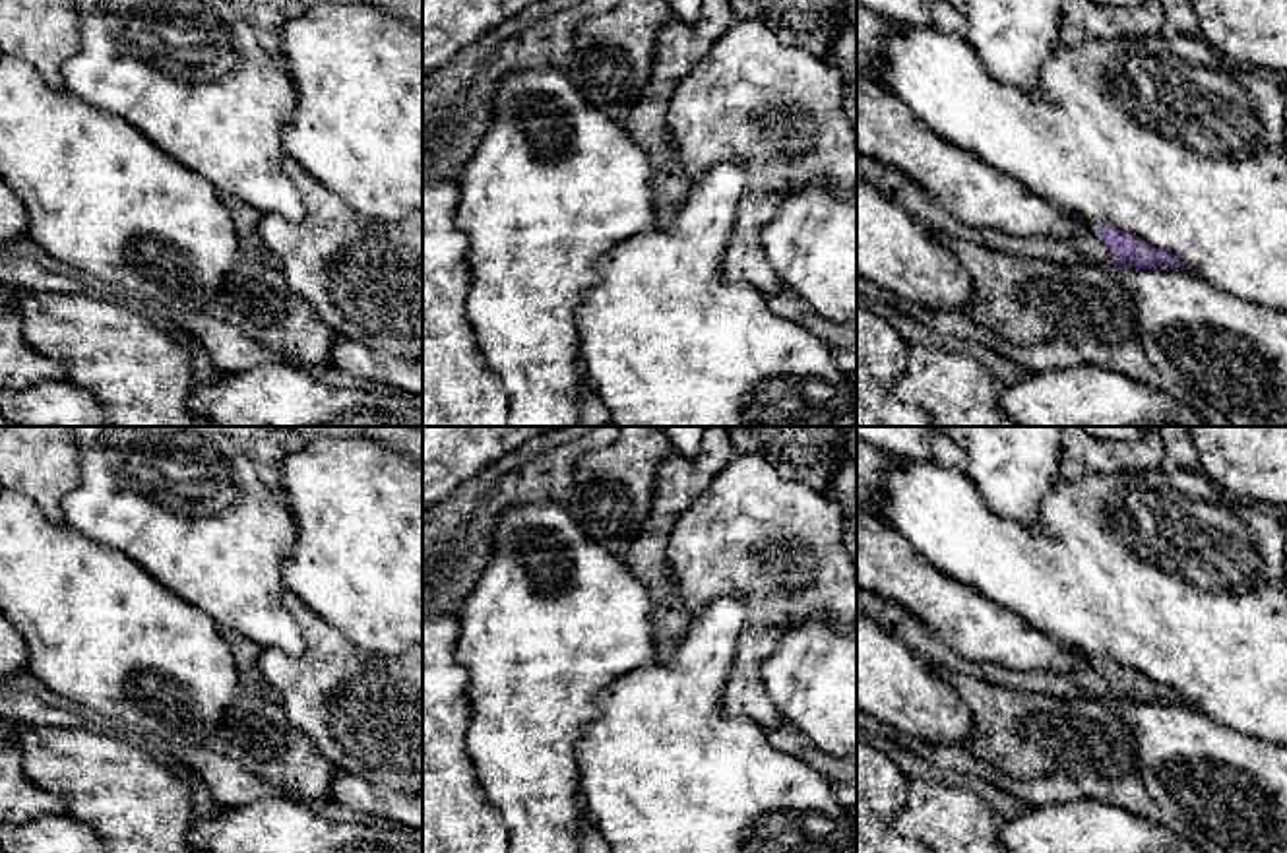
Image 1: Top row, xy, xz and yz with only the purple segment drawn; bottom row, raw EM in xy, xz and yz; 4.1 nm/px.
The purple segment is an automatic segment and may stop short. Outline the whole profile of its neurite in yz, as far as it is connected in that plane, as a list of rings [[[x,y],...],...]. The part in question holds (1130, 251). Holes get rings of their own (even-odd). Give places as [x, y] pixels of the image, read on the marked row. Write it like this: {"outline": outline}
{"outline": [[[859,153],[857,180],[872,186],[892,205],[901,207],[917,221],[923,221],[928,229],[948,238],[977,242],[992,250],[1025,254],[1029,258],[1045,258],[1066,266],[1087,262],[1107,269],[1111,266],[1126,266],[1136,269],[1186,269],[1184,264],[1169,250],[1155,248],[1144,238],[1124,233],[1111,223],[1091,225],[1082,215],[1076,215],[1083,227],[1074,240],[1049,237],[1010,237],[996,231],[965,227],[938,207],[919,184],[901,174],[897,169]]]}

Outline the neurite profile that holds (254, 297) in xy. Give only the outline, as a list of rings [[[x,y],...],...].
[[[244,258],[225,275],[213,306],[219,318],[285,361],[310,370],[330,366],[337,333],[289,287],[279,268]]]

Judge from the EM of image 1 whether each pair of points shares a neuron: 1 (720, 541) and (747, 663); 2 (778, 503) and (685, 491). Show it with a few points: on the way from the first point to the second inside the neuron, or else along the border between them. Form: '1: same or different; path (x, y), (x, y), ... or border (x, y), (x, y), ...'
1: same; path (751, 572), (762, 584), (760, 632)
2: different; border (729, 458), (671, 528)

